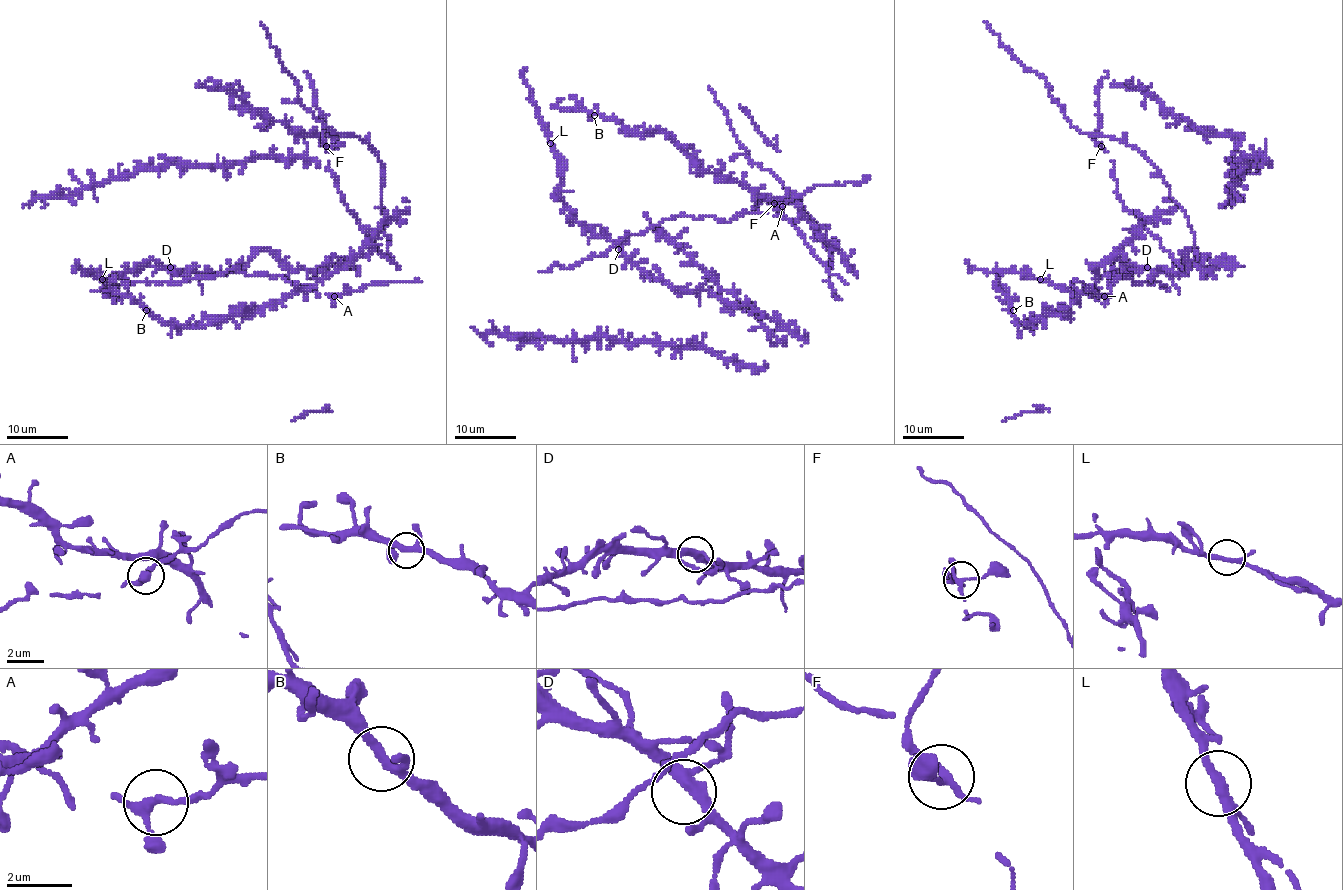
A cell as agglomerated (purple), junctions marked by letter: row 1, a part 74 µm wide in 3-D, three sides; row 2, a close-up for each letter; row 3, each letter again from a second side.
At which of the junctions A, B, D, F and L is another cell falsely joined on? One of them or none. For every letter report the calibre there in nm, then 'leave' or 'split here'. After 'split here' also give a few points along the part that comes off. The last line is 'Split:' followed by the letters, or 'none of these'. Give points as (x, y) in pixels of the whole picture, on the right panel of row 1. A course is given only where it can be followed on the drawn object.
A: 240 nm | leave
B: 240 nm | leave
D: 320 nm | leave
F: 180 nm | leave
L: 220 nm | leave
Split: none of these

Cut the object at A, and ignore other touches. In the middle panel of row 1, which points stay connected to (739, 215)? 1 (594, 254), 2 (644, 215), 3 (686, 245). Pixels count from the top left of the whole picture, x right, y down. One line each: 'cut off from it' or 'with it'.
1: with it
2: cut off from it
3: cut off from it

